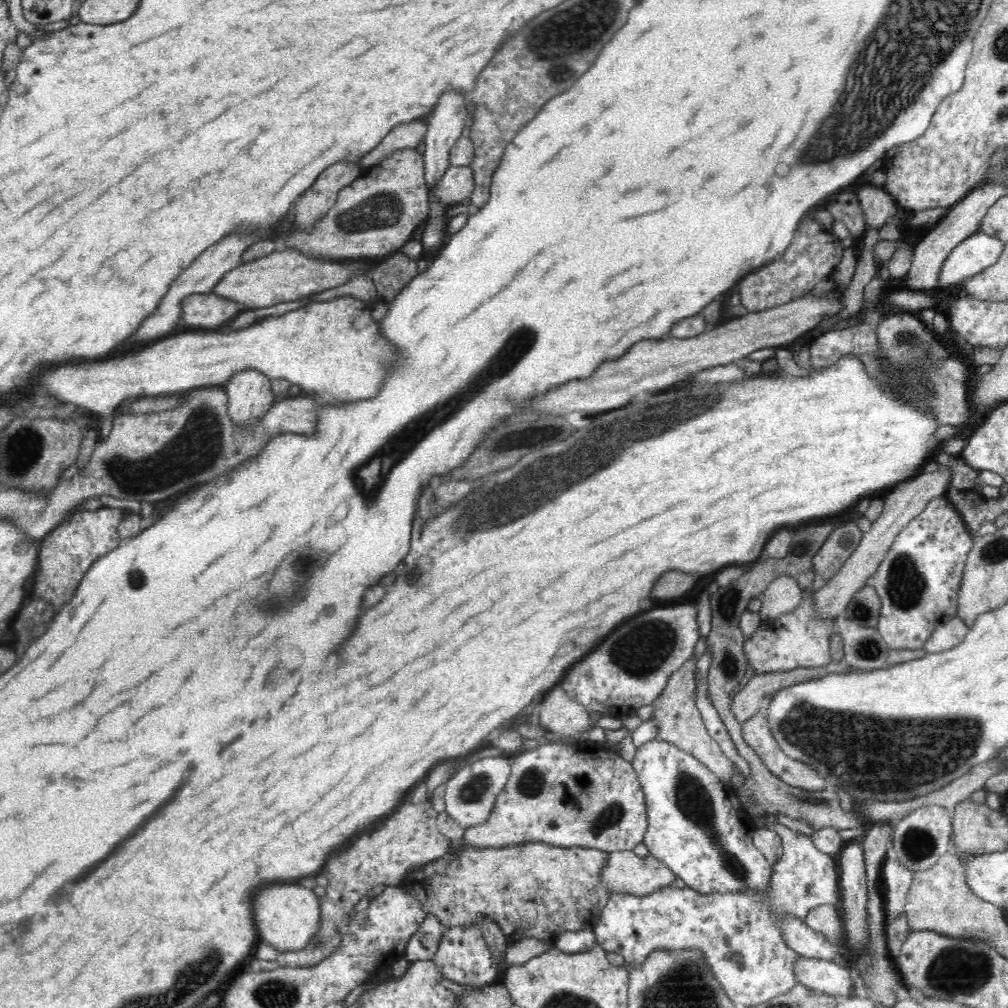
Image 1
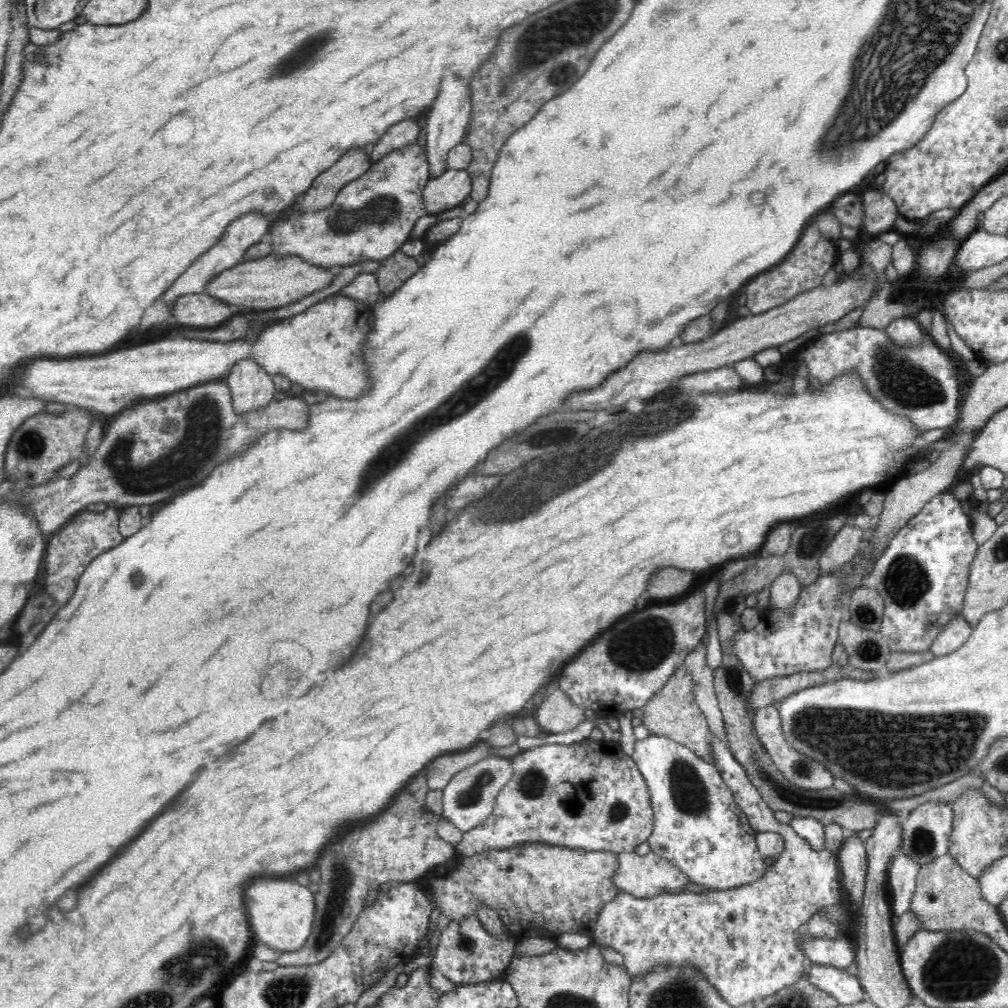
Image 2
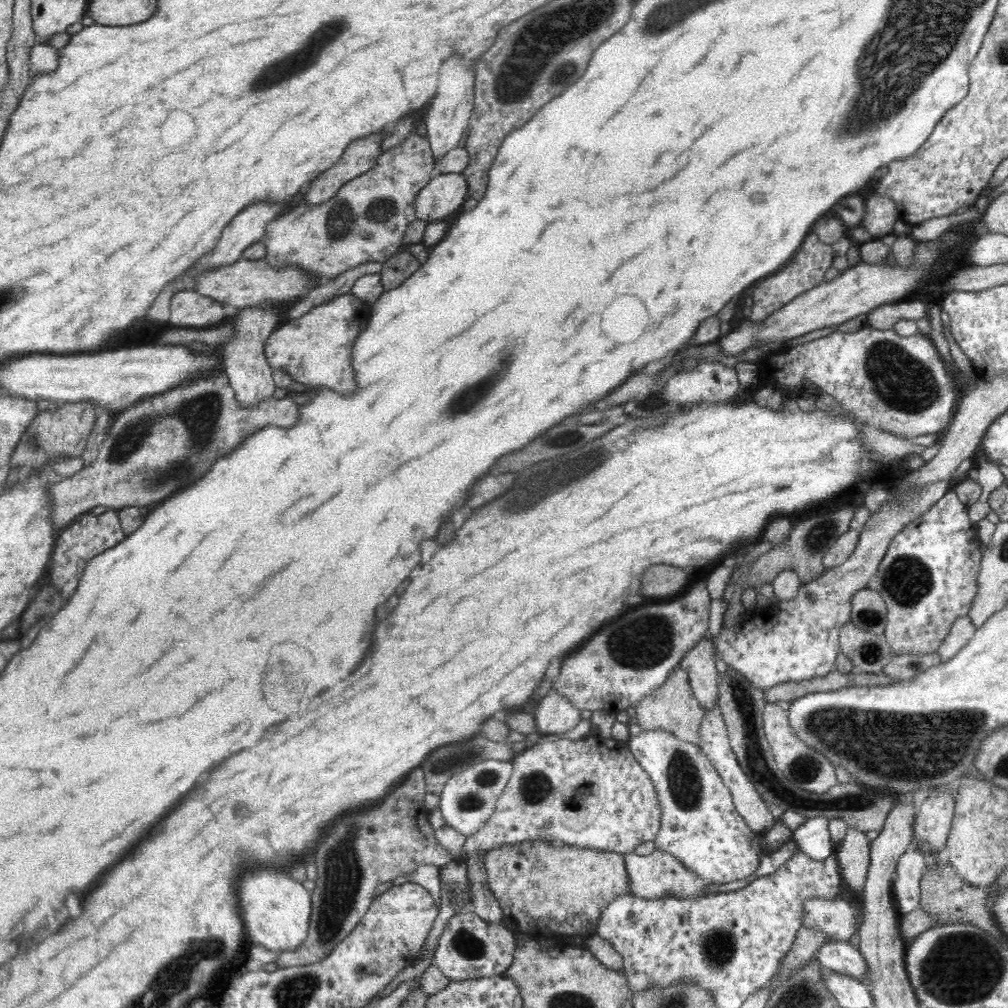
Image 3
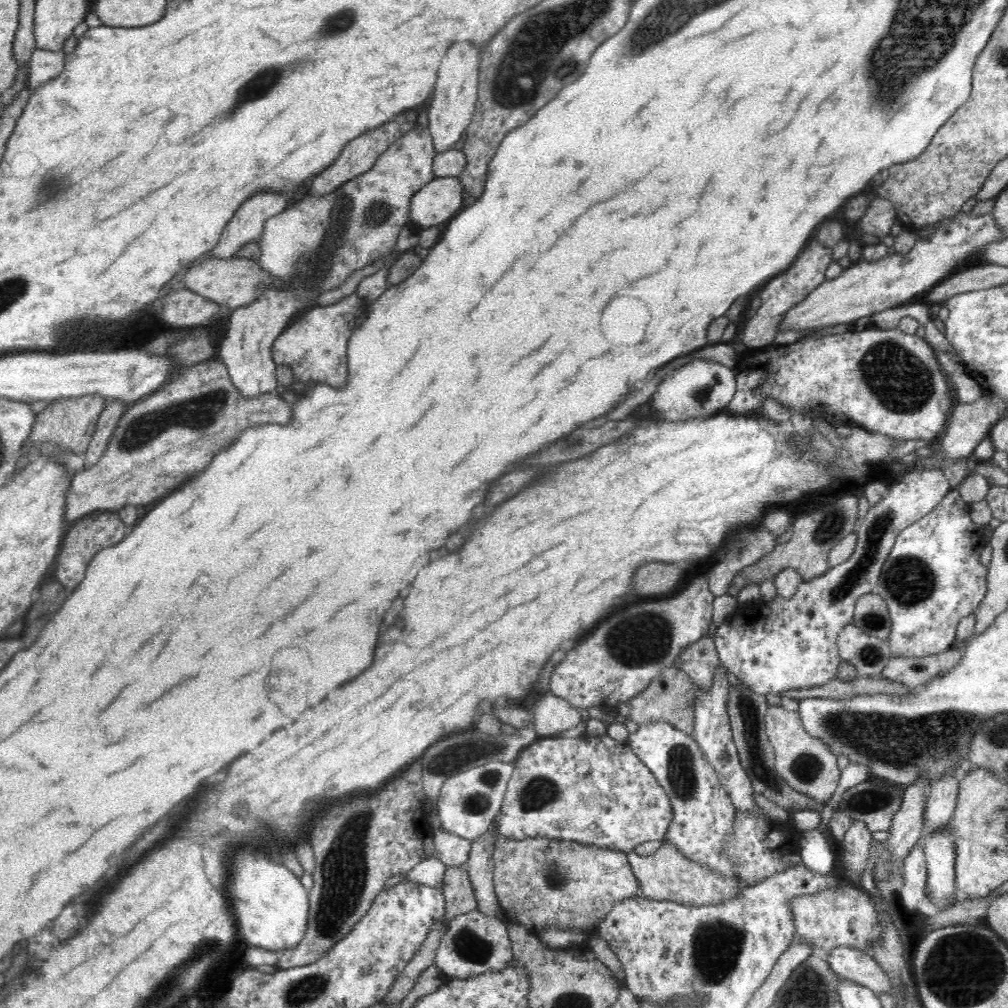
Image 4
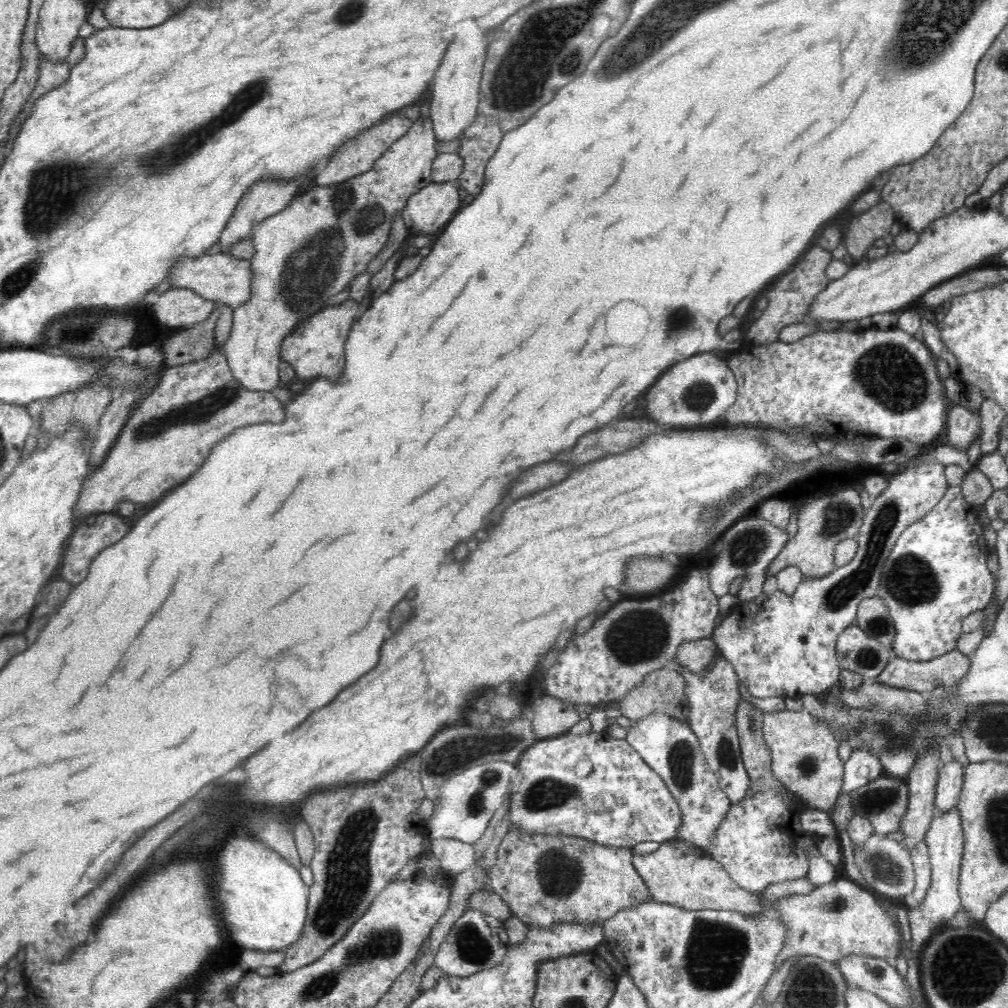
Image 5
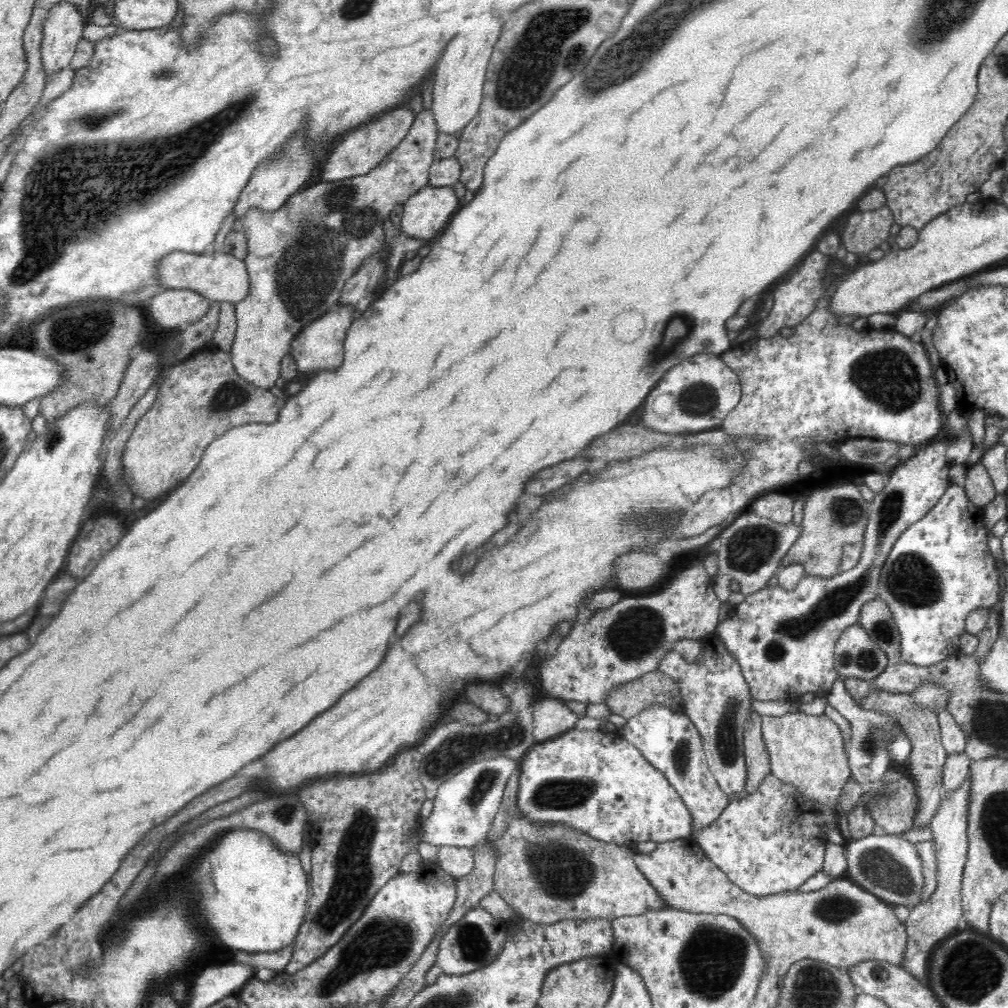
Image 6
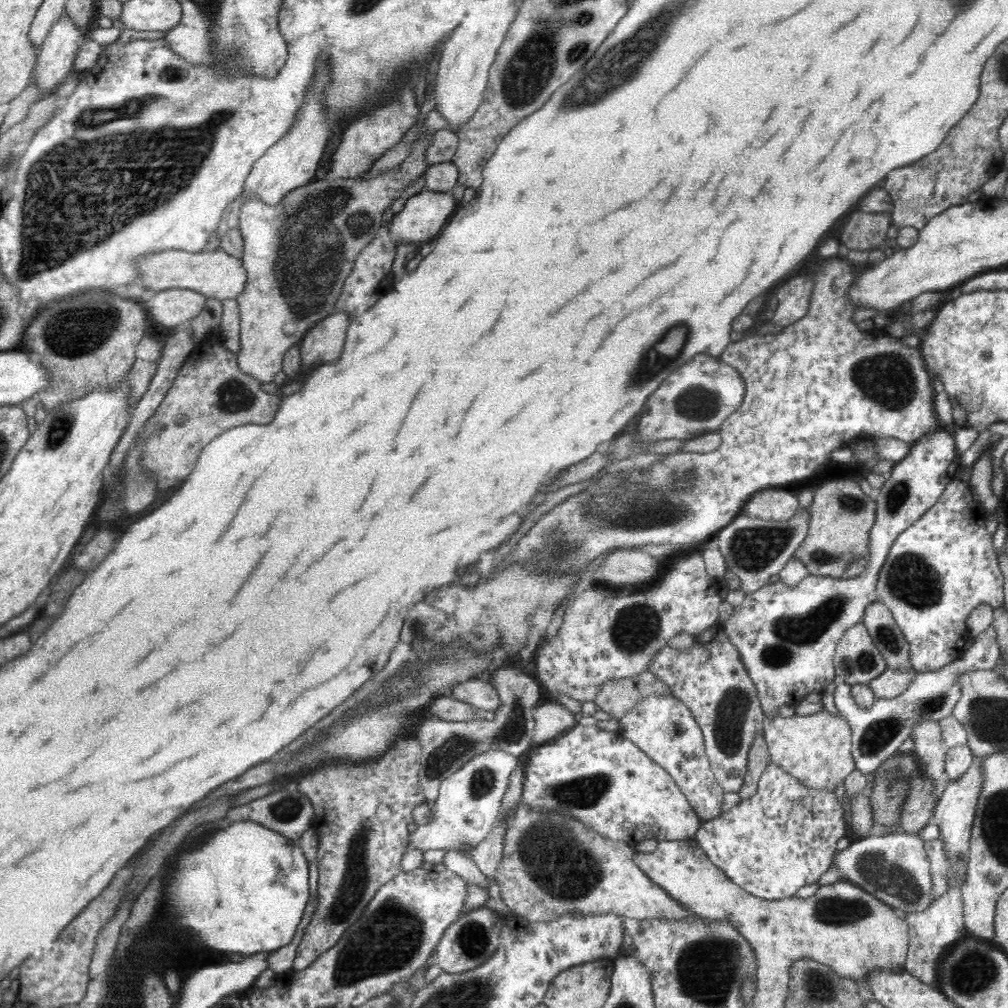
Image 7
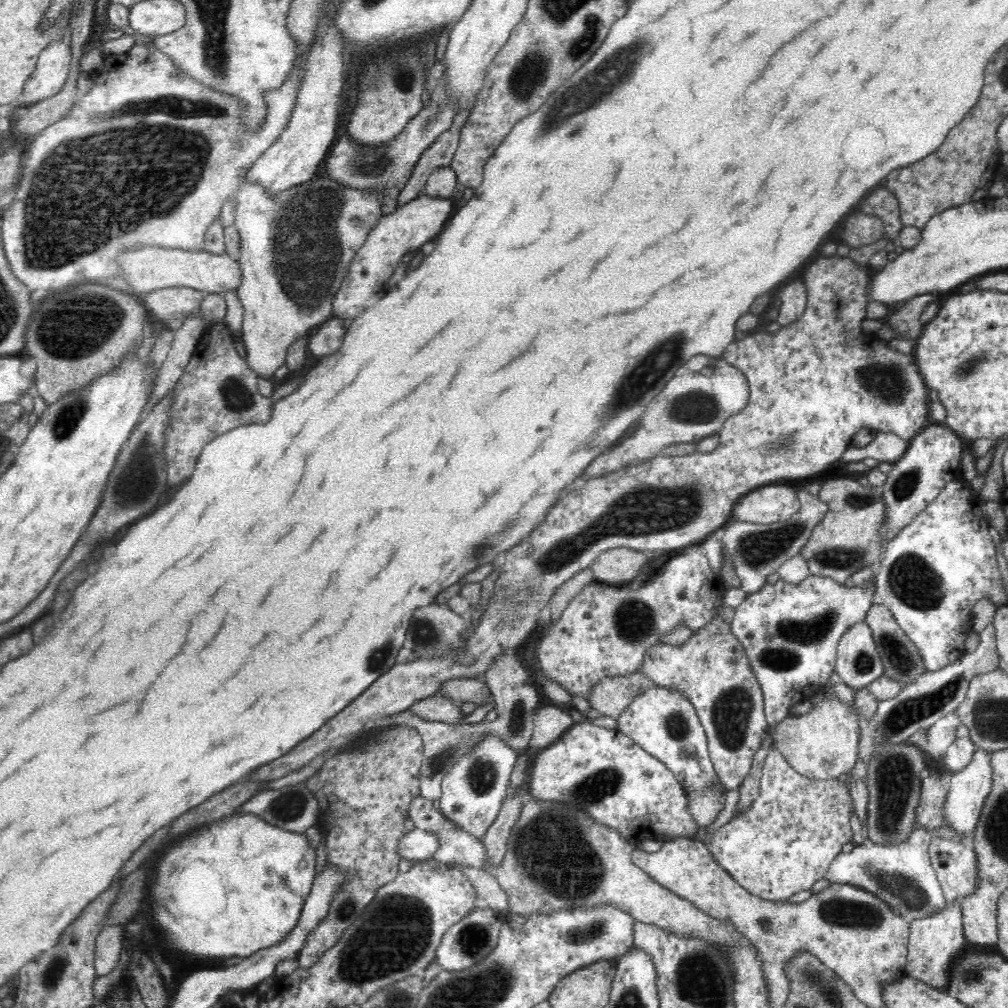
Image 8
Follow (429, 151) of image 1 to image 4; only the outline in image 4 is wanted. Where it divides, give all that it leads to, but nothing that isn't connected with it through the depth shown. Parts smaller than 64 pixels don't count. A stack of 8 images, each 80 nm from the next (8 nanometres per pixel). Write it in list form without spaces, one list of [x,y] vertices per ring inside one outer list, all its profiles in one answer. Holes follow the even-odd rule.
[[[456,42],[440,64],[438,82],[434,86],[434,96],[428,113],[429,131],[437,153],[446,152],[464,138],[465,130],[474,116],[478,96],[479,64],[478,50],[474,50],[466,42]]]

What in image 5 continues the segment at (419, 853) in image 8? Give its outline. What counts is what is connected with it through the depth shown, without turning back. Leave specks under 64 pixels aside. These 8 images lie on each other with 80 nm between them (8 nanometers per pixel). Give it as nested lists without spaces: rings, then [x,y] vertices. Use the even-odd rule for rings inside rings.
[[[494,761],[464,768],[440,786],[434,801],[433,814],[427,820],[427,836],[431,840],[448,838],[466,844],[476,844],[488,829],[494,813],[502,806],[514,775],[515,763]]]

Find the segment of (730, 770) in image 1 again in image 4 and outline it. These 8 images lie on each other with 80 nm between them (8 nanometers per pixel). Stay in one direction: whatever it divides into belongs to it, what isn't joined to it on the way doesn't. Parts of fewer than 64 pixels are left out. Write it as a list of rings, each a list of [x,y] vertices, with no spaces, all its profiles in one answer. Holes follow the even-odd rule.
[[[672,666],[666,668],[660,676],[660,680],[654,680],[644,692],[628,700],[629,715],[632,721],[639,726],[650,724],[656,720],[665,720],[674,728],[680,729],[688,736],[693,736],[694,730],[694,687],[691,678],[682,670]]]

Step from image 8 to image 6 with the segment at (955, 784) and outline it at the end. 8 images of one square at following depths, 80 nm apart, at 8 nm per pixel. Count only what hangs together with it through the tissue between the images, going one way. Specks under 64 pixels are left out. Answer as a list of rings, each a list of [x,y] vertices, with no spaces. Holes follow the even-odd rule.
[[[971,778],[956,788],[954,792],[945,792],[942,802],[932,817],[929,824],[932,833],[932,843],[936,849],[936,861],[938,861],[938,881],[936,892],[922,904],[916,905],[910,911],[905,921],[907,928],[907,947],[905,950],[904,969],[916,979],[926,982],[930,972],[930,955],[941,940],[962,931],[959,928],[959,918],[964,915],[961,900],[961,882],[963,880],[964,868],[968,858],[968,803]]]

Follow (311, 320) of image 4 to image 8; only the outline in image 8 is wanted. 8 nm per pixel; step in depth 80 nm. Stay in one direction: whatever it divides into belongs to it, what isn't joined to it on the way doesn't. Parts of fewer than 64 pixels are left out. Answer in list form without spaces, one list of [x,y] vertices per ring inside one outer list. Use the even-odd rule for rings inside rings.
[[[336,316],[318,325],[316,334],[309,337],[308,352],[315,357],[328,357],[342,347],[347,328],[342,319]]]

